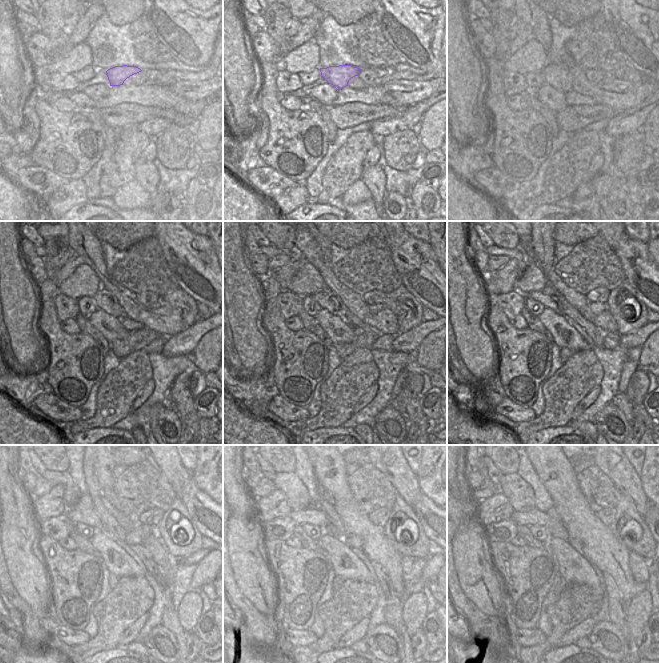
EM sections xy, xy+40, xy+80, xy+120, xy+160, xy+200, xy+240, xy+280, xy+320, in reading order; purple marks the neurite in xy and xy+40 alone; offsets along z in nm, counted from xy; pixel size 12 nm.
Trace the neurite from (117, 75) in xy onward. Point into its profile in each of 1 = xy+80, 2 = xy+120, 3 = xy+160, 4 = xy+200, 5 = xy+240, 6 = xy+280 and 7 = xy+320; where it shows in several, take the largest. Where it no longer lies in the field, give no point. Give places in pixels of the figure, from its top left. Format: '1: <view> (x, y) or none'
1: xy+80 (558, 76)
2: xy+120 (103, 299)
3: xy+160 (324, 297)
4: xy+200 (547, 296)
5: xy+240 (89, 517)
6: xy+280 (314, 516)
7: xy+320 (536, 517)

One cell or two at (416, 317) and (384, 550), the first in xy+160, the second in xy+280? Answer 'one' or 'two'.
two

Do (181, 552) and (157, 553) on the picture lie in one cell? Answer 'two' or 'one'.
two

